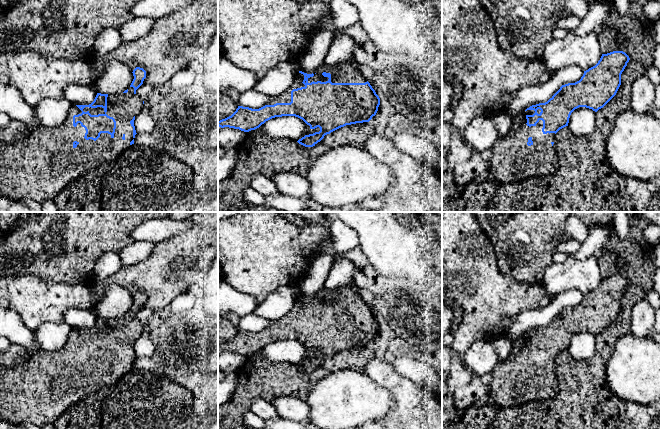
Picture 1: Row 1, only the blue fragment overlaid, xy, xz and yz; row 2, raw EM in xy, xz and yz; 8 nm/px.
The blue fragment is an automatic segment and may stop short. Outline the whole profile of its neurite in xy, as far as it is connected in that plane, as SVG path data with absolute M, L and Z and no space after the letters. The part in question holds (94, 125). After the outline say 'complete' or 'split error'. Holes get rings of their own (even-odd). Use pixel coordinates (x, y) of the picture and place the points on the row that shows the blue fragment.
M136 67L132 73L134 79L130 87L123 93L97 93L94 101L89 105L72 104L65 121L60 125L42 126L25 140L0 144L0 196L9 197L16 201L30 198L41 204L47 200L54 200L69 183L95 170L105 162L114 160L134 144L137 134L134 120L135 116L142 111L144 104L144 101L136 95L136 90L143 84L146 71Z | split error

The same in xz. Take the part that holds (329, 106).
M324 63L312 74L299 71L292 85L267 105L259 109L238 106L231 116L218 121L218 126L249 132L272 118L295 116L309 125L310 129L320 128L319 132L305 135L297 141L305 147L313 147L325 135L341 127L369 122L376 115L379 105L380 98L375 90L351 64L329 65Z | split error

